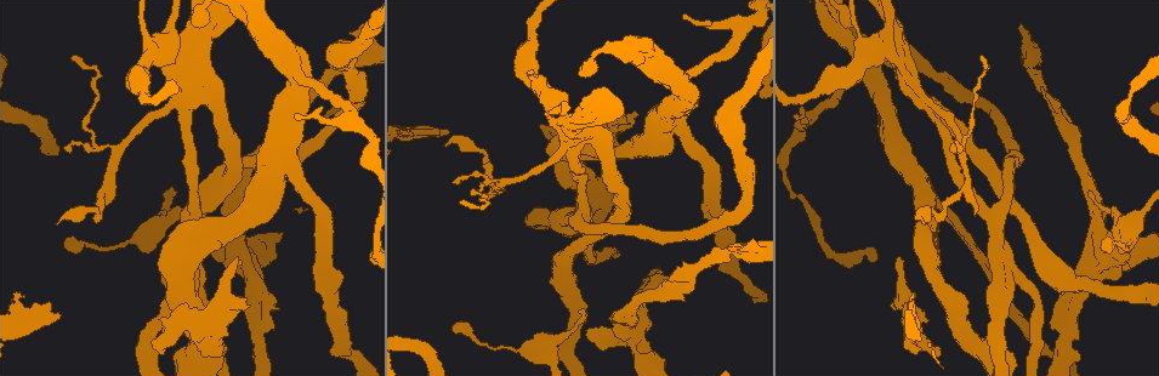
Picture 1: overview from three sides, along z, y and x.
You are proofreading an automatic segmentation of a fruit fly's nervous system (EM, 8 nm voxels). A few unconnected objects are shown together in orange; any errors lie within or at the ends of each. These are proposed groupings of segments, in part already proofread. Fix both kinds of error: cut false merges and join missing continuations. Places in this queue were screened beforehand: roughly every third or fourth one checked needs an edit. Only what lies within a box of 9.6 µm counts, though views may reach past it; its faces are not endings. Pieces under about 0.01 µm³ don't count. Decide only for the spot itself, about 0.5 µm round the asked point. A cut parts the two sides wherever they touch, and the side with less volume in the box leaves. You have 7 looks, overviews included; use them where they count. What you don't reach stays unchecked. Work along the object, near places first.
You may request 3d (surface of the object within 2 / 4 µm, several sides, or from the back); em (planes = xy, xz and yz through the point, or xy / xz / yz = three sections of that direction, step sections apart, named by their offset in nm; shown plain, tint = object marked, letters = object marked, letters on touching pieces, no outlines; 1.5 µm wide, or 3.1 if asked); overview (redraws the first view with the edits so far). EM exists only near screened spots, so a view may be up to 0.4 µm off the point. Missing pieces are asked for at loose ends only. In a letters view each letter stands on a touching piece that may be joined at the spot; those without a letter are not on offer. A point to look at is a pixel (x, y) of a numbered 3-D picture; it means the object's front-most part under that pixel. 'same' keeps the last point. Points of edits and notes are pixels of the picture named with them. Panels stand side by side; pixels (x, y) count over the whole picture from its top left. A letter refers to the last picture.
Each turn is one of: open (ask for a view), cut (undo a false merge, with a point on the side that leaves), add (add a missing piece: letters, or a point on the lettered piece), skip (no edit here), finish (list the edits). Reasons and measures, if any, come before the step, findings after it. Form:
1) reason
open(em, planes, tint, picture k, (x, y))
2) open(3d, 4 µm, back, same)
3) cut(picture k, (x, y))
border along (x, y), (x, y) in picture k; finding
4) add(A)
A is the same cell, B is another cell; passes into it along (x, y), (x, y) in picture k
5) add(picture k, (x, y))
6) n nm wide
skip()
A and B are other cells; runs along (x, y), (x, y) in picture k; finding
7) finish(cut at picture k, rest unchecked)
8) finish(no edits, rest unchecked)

thick turns thin
open(em, planes, tint, picture 1, (179, 212))

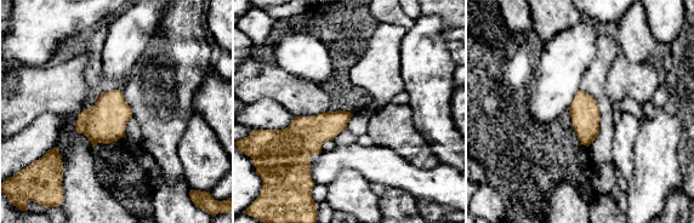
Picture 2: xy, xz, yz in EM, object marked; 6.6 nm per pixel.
see the neighbours
open(em, planes, letters, same)

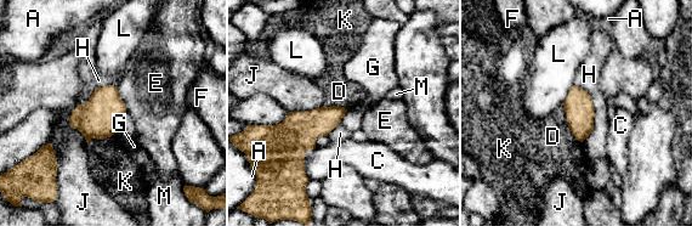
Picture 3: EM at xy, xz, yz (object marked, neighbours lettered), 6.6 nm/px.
skip()
A, C, D, E, F, G, H, J, K, L and M are other cells; border along (115, 86), (126, 112) in picture 3; continuous, no second neuron

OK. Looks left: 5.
branch stops here
open(em, planes, letters, picture 1, (453, 327))

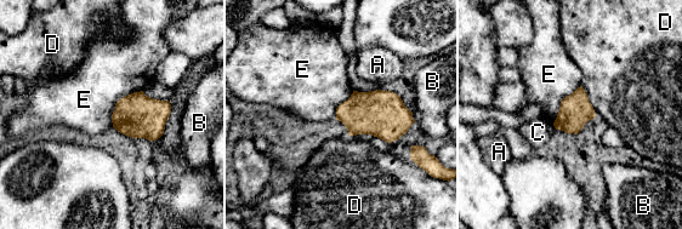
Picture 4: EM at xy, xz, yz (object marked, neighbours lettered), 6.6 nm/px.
skip()
A, B, C, D and E are other cells; border along (142, 90), (117, 102), (112, 126) in picture 4; no lettered piece goes on from it

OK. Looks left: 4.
branch stops here
open(em, planes, letters, picture 1, (60, 316))

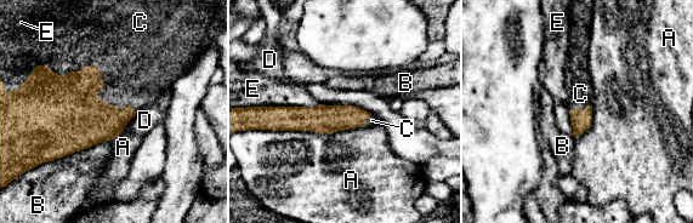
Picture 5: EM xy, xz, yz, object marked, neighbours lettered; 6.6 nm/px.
add(C)
C is the same cell, A, B, D and E are other cells; passes into it along (66, 108), (98, 90), (132, 74) in picture 5; it goes on there

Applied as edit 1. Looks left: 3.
finish(add at picture 5, rest unchecked)

